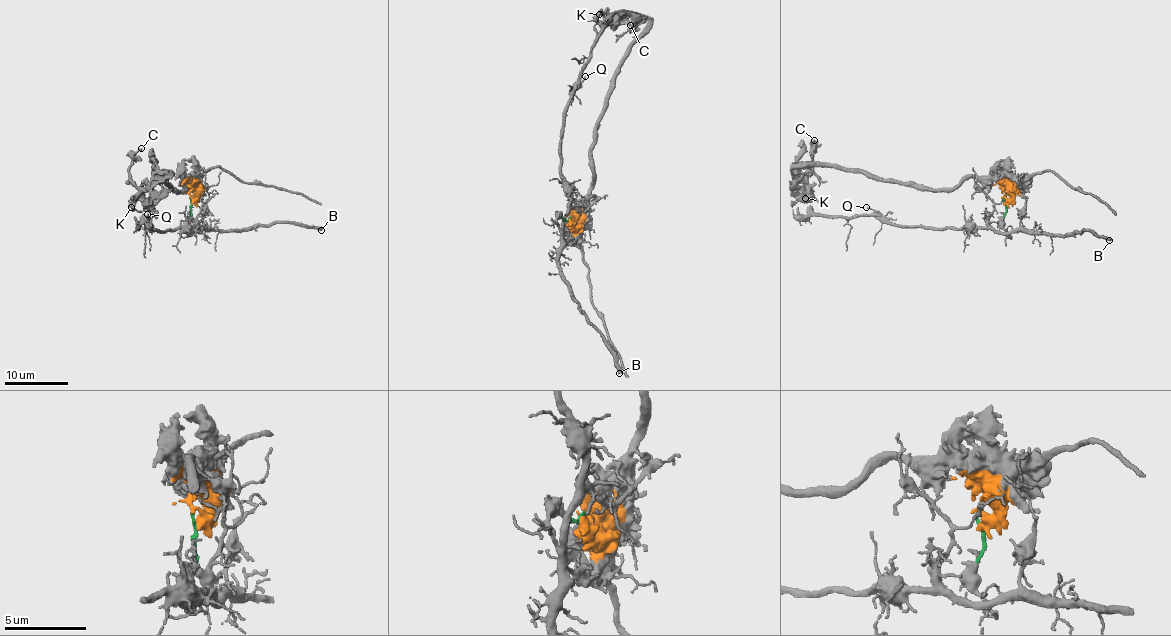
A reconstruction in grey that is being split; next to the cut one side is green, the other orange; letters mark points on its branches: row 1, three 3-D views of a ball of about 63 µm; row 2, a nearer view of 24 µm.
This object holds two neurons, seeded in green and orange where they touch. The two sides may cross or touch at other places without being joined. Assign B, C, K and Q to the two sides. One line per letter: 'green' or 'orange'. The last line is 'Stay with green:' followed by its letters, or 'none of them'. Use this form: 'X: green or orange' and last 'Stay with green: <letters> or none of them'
B: green
C: orange
K: orange
Q: green
Stay with green: B, Q

